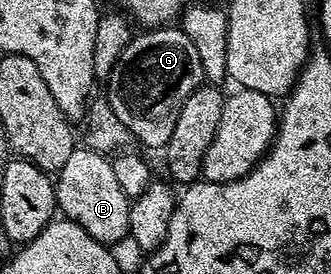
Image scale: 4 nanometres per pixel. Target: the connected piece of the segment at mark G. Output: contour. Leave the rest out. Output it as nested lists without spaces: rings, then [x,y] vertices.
[[[179,26],[150,28],[141,33],[141,36],[140,33],[133,35],[130,46],[122,50],[112,75],[106,81],[106,98],[110,106],[114,106],[114,114],[118,114],[122,126],[130,130],[133,141],[141,140],[148,148],[164,150],[170,142],[170,134],[174,134],[174,122],[178,122],[178,114],[182,114],[182,106],[186,106],[186,98],[190,98],[190,94],[201,87],[204,67],[202,58],[198,58],[198,46],[194,46],[194,42]]]

